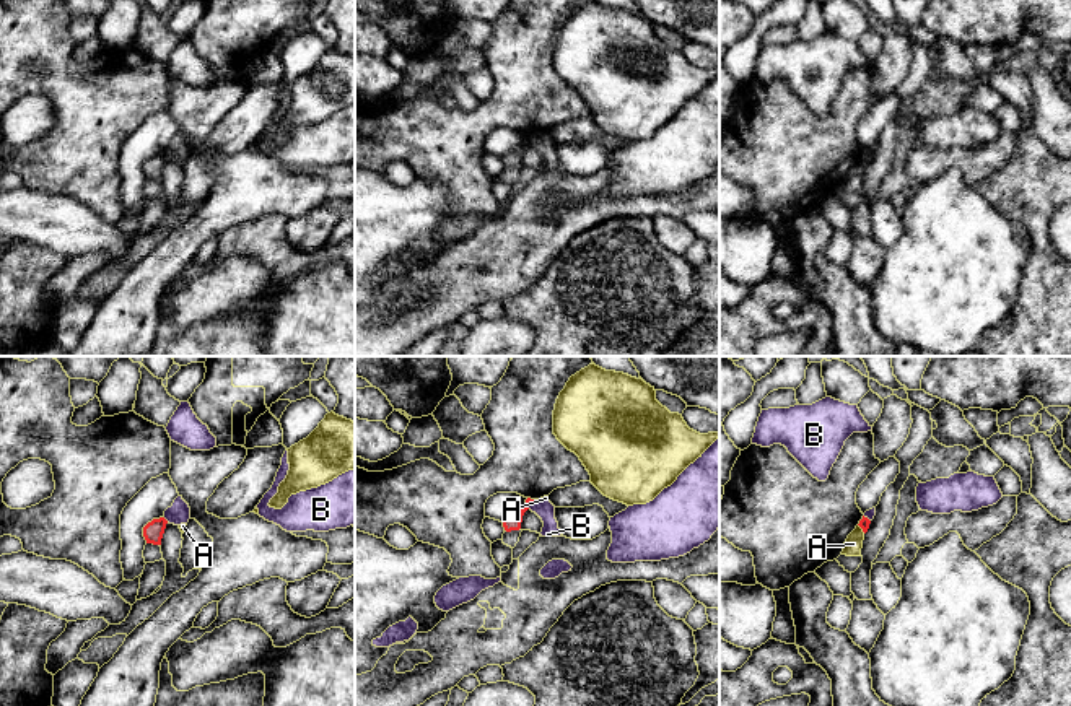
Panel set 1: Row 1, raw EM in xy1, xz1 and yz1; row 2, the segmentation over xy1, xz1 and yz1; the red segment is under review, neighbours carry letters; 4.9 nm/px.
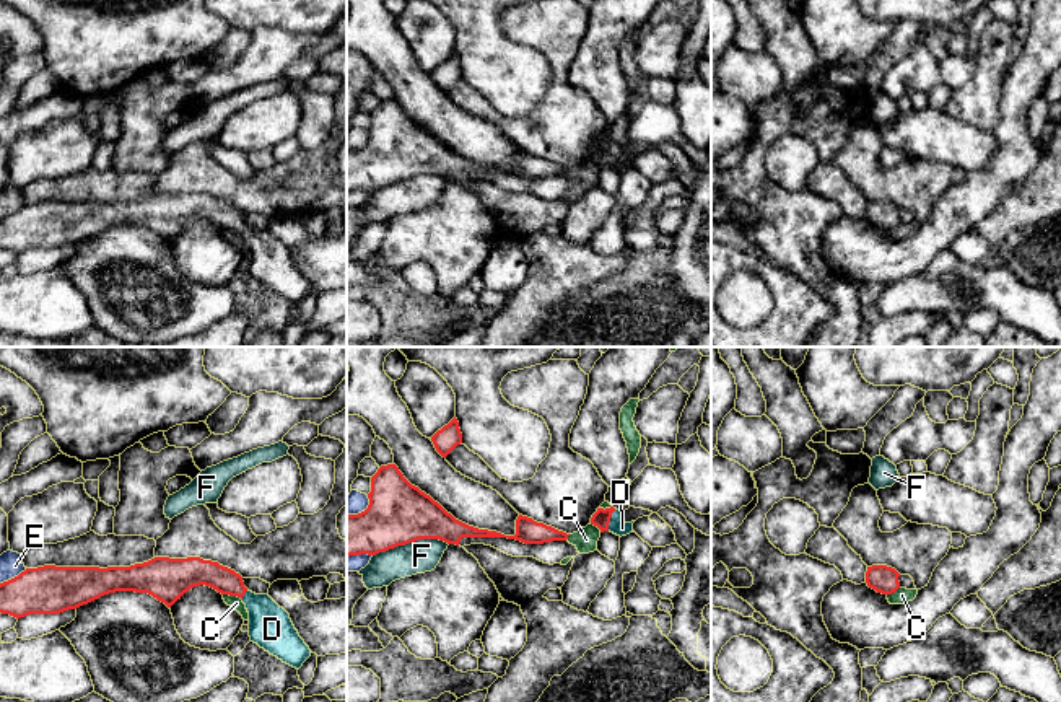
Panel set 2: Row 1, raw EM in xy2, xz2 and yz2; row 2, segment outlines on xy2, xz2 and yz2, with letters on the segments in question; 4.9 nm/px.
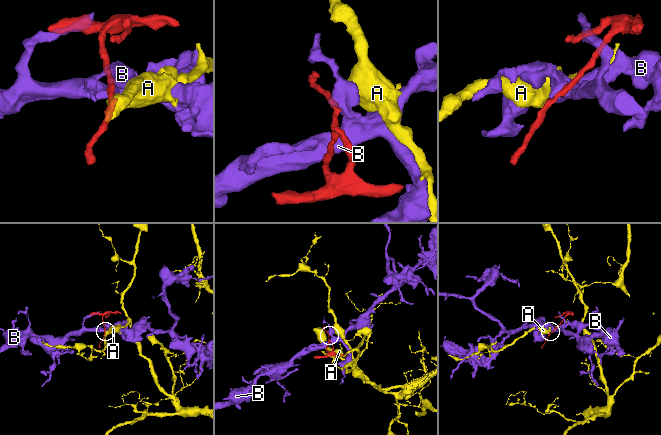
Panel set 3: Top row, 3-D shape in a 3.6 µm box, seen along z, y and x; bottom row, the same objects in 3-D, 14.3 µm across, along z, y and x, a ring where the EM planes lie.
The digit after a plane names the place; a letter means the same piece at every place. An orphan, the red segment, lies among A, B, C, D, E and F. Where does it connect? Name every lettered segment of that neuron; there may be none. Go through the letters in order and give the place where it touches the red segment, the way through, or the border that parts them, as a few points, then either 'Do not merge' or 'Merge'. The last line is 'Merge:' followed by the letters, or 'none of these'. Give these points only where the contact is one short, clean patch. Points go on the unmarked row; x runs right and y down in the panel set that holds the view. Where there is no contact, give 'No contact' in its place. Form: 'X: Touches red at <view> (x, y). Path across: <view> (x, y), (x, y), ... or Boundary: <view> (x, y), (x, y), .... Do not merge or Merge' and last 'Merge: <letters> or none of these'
A: Touches red at yz1 (861, 163). Boundary: yz1 (858, 160), (865, 168). Do not merge
B: Touches red at xz1 (531, 139). Boundary: xz1 (534, 135), (528, 143). Do not merge
C: Touches red at xy2 (233, 230). Boundary: xy2 (223, 228), (241, 235). Do not merge
D: Touches red at xz2 (609, 155). Path across: xz2 (601, 153), (609, 155), (617, 160). Merge
E: Touches red at xy2 (15, 212). Do not merge
F: Touches red at xz2 (410, 176). Boundary: xz2 (448, 178), (415, 175), (373, 191). Do not merge
Merge: D

